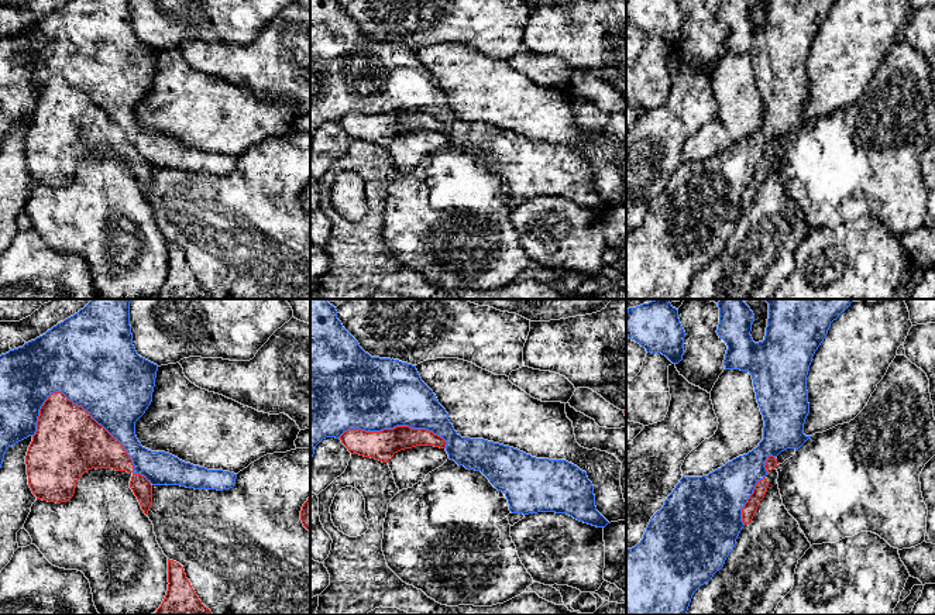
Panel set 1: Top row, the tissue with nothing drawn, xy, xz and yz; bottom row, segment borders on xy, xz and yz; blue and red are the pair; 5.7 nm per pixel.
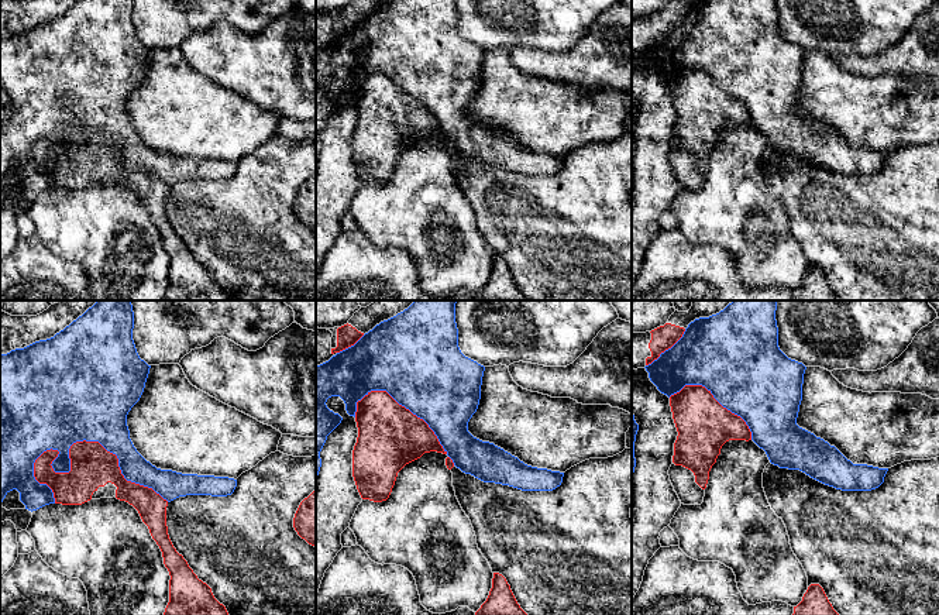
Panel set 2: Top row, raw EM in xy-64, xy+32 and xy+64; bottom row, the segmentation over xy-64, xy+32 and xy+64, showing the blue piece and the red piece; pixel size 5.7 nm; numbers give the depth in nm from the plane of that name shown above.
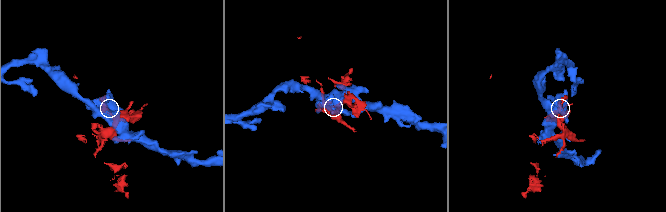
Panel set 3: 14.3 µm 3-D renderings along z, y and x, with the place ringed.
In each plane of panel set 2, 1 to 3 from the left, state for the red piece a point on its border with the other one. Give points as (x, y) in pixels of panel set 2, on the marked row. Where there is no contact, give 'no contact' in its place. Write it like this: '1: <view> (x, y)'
1: xy-64 (85, 439)
2: xy+32 (406, 408)
3: xy+64 (715, 398)

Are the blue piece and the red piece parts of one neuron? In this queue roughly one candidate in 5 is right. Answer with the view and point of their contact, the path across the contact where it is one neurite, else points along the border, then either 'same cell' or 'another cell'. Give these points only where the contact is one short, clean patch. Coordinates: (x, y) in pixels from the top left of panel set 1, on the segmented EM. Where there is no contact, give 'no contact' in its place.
contact xy (107, 430); another cell

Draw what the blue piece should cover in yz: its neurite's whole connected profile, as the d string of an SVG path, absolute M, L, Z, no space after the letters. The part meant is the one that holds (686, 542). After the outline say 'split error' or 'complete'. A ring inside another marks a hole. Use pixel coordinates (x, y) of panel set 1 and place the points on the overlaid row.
M719 299L718 336L726 346L723 360L725 370L747 371L752 375L756 399L763 415L763 440L747 454L739 456L721 468L702 477L684 477L657 511L643 535L643 539L632 549L626 549L626 615L685 615L694 592L708 583L719 571L736 539L745 526L742 508L753 494L756 484L766 478L766 460L777 457L787 449L795 451L811 436L804 434L804 423L809 413L807 375L812 357L828 334L831 323L845 312L852 299L766 299L769 319L763 341L754 343L750 331L754 315L742 299Z; complete

